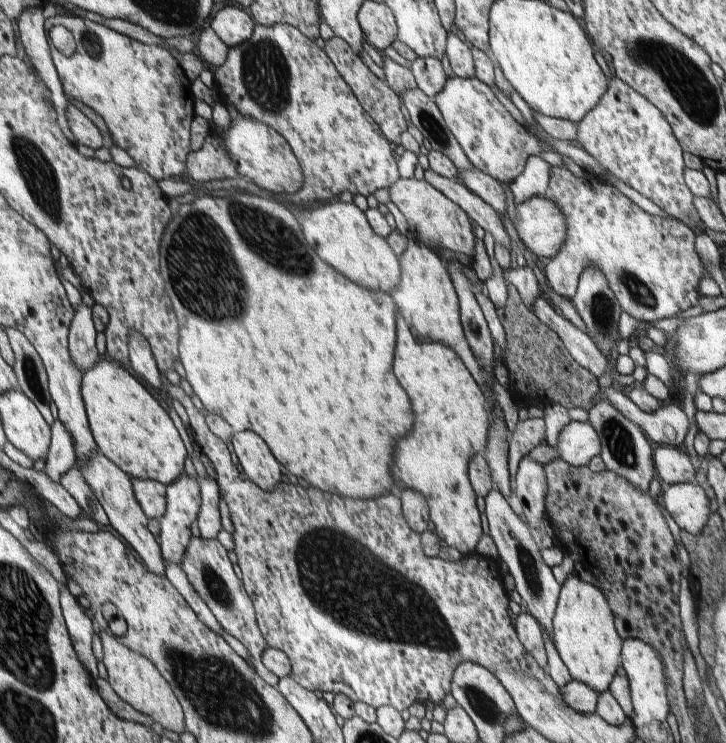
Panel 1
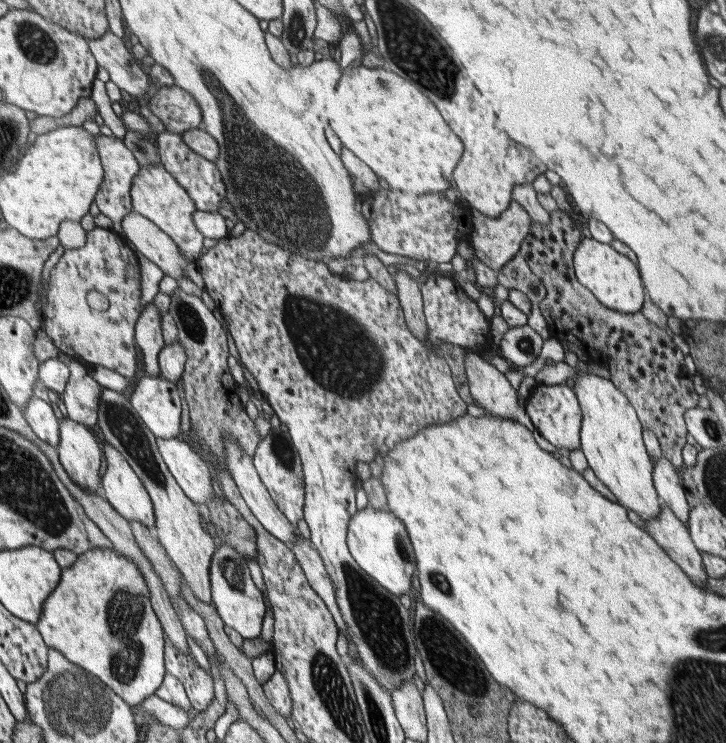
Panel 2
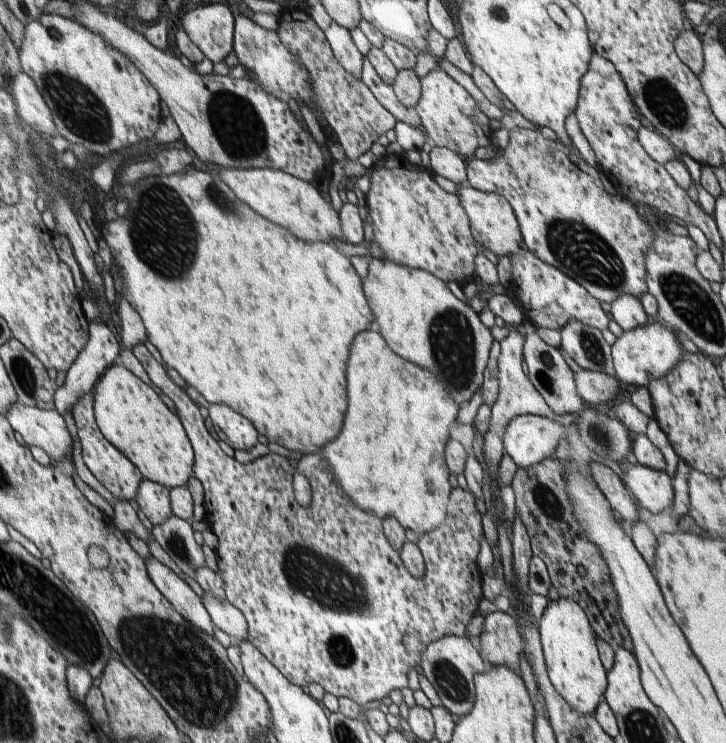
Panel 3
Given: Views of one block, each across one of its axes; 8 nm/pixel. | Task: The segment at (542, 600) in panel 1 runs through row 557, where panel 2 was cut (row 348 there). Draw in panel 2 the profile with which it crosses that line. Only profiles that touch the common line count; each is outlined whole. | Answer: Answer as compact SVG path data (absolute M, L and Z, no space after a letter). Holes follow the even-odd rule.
M530 326L509 328L500 340L502 357L516 366L532 364L540 354L545 340Z

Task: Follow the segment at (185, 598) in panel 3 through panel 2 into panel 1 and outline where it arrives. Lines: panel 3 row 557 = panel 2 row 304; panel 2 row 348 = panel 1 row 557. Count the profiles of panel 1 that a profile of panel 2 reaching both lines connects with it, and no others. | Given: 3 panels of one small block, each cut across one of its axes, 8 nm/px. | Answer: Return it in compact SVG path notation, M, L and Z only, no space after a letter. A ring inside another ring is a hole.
M100 452L91 455L91 458L86 461L77 460L75 466L79 468L81 475L86 479L96 498L104 507L110 521L110 527L116 529L118 534L121 534L122 538L125 538L125 541L138 551L138 556L142 562L145 562L145 567L150 572L158 576L164 575L166 562L161 554L160 541L148 528L147 522L150 518L137 501L136 491L133 489L133 478Z

